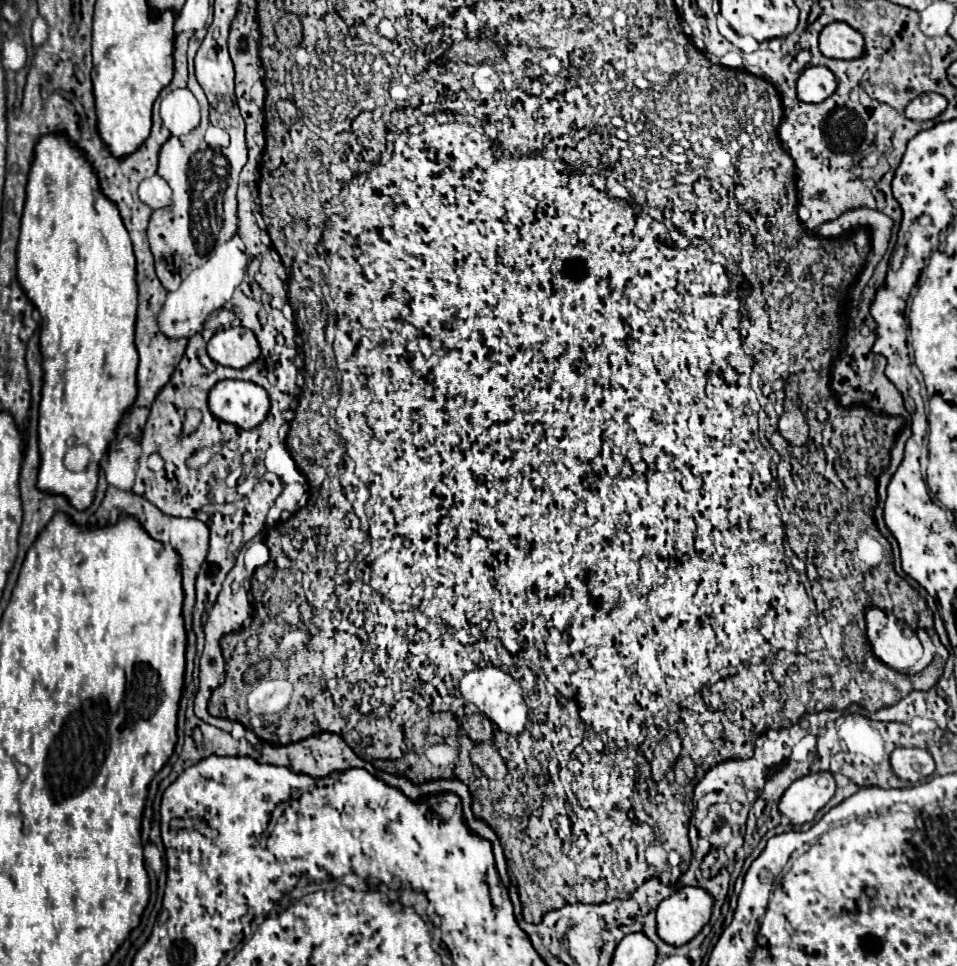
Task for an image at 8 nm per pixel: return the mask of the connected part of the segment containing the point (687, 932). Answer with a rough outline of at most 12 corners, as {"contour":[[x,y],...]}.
{"contour":[[684,886],[658,904],[658,934],[682,946],[708,924],[712,896]]}

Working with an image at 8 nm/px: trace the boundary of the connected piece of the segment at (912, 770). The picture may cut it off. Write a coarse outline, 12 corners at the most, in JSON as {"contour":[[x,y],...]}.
{"contour":[[896,748],[896,776],[918,782],[934,772],[934,758],[922,748]]}

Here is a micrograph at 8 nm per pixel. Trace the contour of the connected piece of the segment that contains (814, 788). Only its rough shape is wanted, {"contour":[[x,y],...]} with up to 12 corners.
{"contour":[[830,772],[802,776],[780,798],[794,824],[810,822],[834,796]]}

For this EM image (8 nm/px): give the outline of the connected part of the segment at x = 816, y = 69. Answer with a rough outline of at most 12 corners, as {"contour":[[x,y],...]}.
{"contour":[[810,66],[798,78],[798,100],[824,102],[836,92],[826,66]]}

